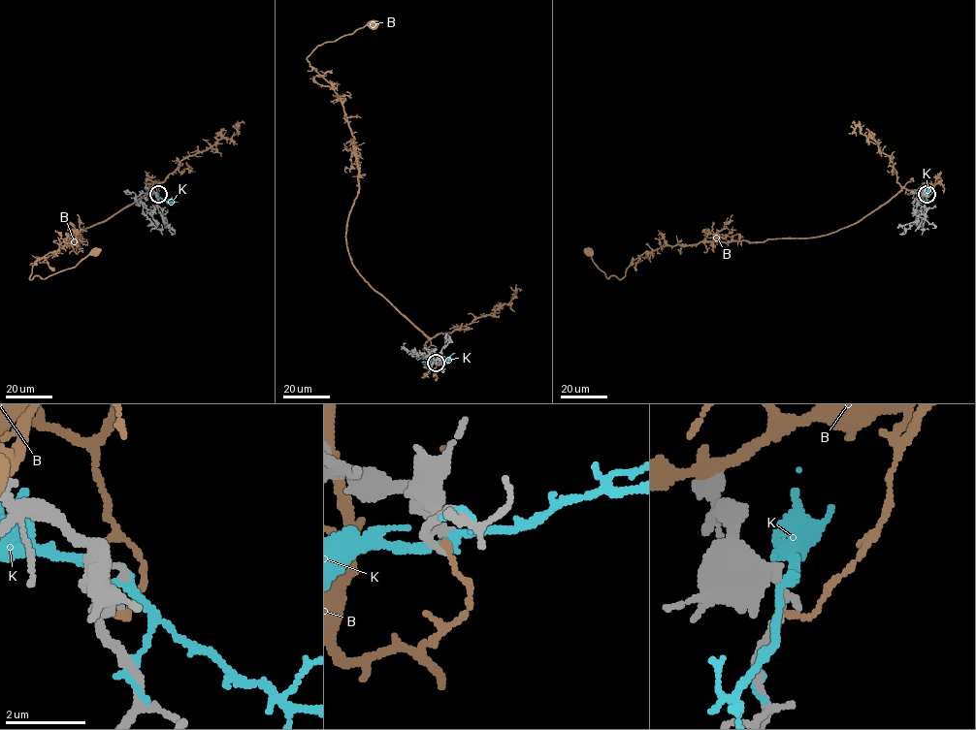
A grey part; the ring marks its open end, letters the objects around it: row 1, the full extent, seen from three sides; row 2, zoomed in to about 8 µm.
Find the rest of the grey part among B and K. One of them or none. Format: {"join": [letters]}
{"join": []}

